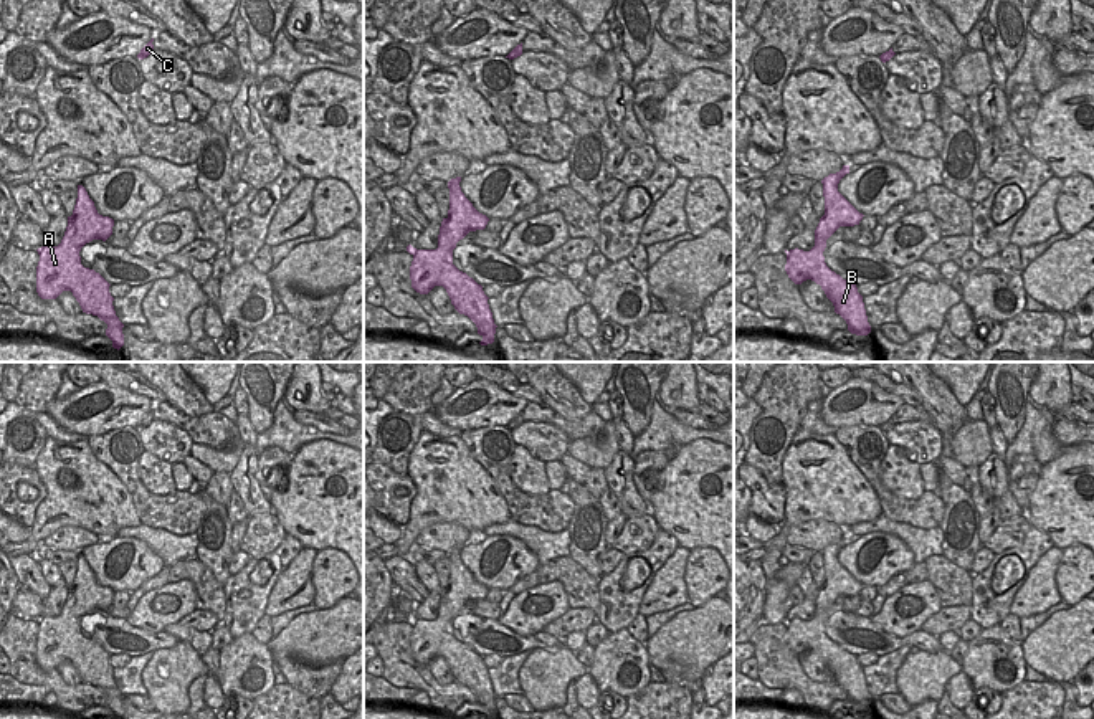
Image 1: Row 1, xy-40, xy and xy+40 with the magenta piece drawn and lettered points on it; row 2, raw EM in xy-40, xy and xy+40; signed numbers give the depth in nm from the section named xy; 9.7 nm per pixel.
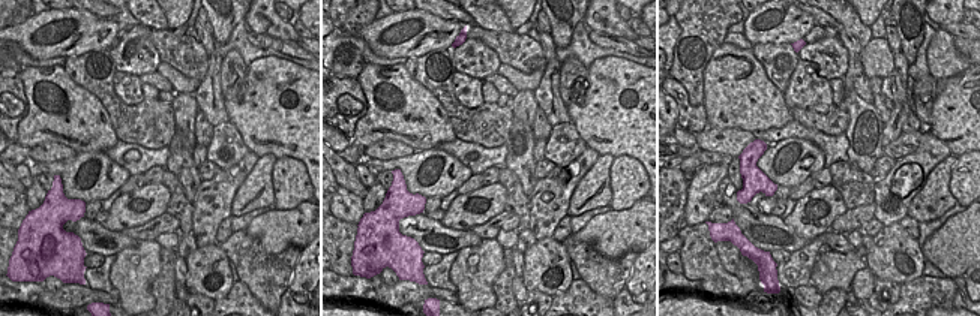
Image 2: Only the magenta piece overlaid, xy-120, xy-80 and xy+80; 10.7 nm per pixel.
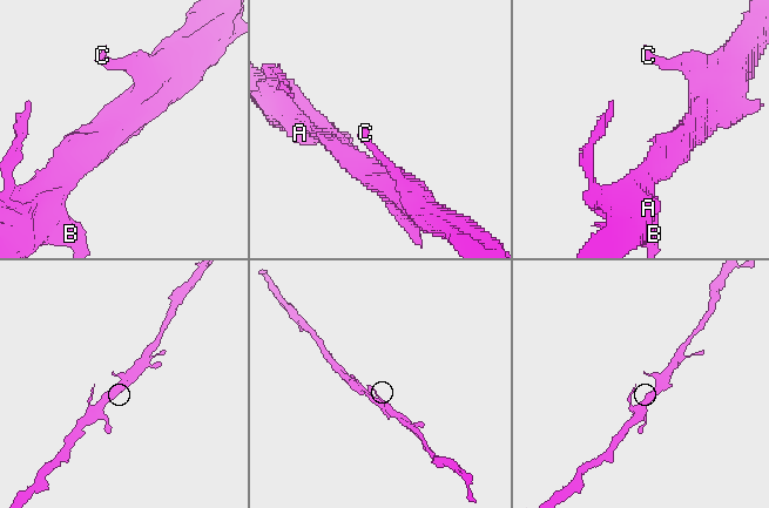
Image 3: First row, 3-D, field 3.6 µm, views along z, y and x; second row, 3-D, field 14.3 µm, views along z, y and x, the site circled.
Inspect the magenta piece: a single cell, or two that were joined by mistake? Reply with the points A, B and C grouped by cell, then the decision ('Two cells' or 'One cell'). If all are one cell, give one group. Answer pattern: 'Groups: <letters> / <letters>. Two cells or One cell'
Groups: A B C. One cell

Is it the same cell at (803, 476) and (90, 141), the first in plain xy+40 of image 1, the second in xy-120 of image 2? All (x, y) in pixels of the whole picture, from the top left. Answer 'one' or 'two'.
one

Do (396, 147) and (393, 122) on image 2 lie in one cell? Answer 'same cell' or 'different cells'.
different cells

